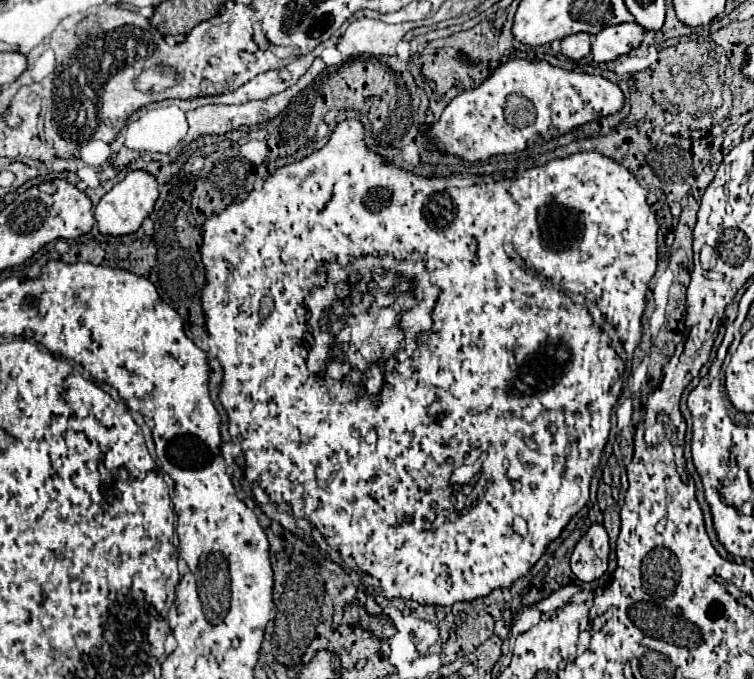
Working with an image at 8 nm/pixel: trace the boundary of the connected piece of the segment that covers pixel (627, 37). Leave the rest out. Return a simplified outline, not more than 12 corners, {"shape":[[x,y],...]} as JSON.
{"shape":[[616,24],[592,40],[594,62],[610,62],[638,48],[644,28]]}

